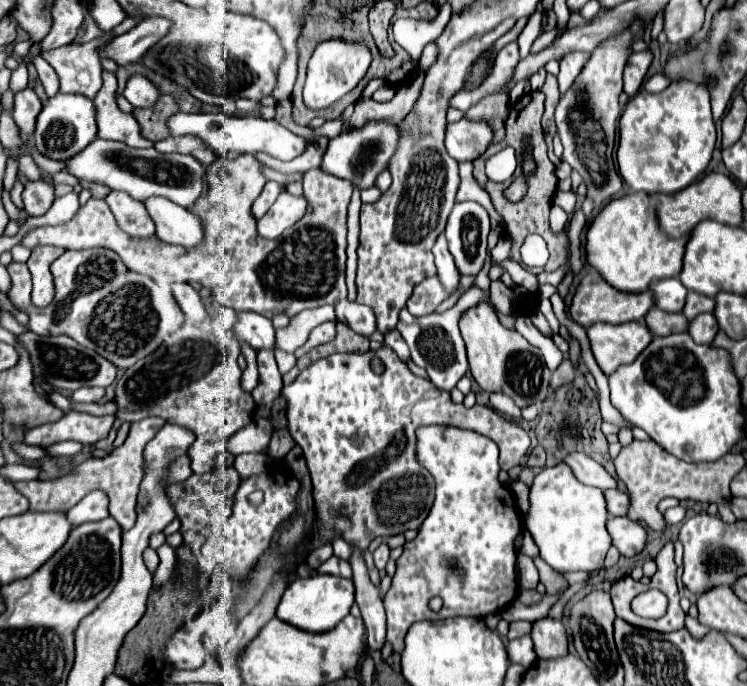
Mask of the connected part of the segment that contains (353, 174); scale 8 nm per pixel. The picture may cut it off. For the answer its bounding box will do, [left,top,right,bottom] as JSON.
[322,122,398,190]

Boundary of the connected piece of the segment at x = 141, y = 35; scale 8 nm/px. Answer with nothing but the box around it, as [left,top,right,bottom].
[100,18,170,66]

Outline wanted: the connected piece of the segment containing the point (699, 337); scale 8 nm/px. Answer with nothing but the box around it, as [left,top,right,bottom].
[688,314,718,344]

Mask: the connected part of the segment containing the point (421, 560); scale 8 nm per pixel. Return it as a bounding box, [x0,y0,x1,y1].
[384,426,522,652]

